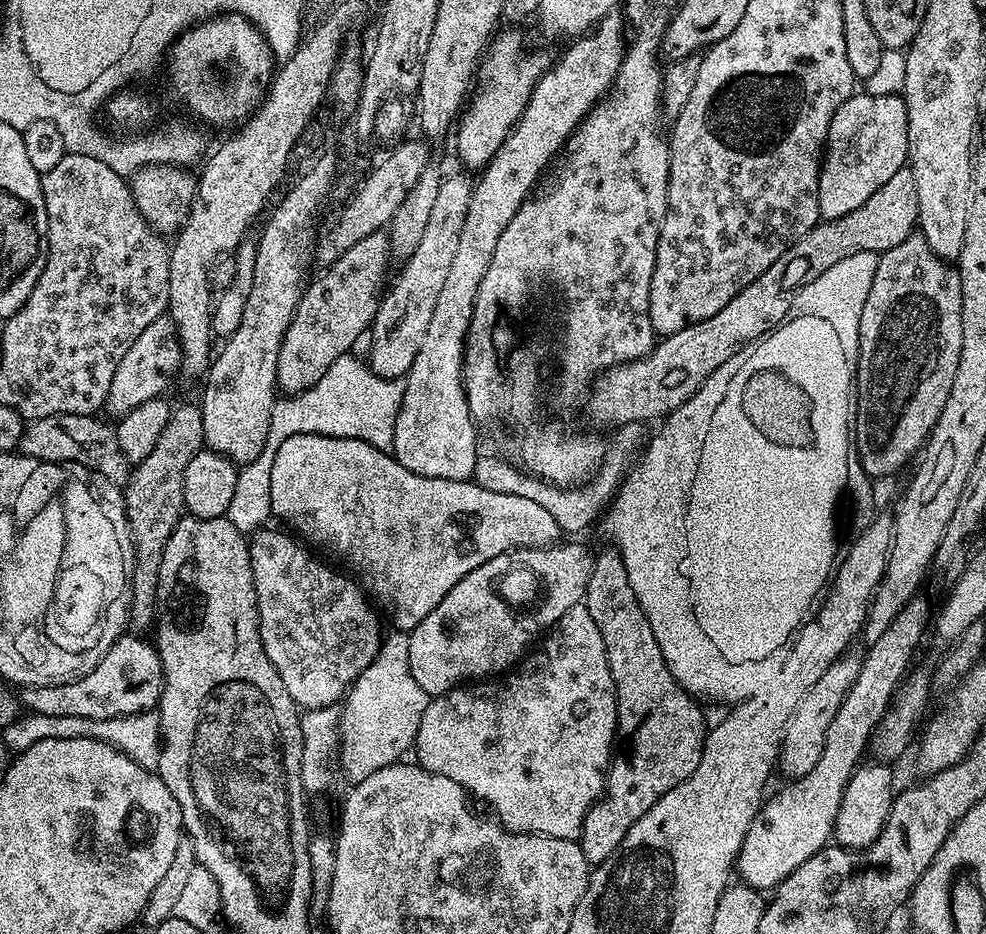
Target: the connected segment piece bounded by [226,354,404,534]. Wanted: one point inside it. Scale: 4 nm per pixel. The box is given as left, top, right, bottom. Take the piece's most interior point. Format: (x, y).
(349, 401)

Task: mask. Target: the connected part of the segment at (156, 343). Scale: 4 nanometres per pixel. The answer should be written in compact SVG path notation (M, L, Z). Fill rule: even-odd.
M165 314L150 322L150 326L146 326L146 330L138 334L138 342L134 342L134 346L126 350L126 358L122 358L118 374L110 384L107 411L110 410L114 417L121 418L144 402L163 397L172 375L180 371L180 340L176 336L176 323L171 316Z

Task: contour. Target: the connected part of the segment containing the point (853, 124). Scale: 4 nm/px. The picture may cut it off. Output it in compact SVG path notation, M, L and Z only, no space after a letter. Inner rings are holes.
M854 94L842 102L830 122L818 178L818 210L824 220L837 220L850 214L850 210L858 210L874 190L886 186L886 182L890 182L890 178L908 164L908 111L903 95L861 95Z

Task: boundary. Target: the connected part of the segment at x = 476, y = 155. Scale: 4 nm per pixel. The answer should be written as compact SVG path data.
M502 32L491 41L490 51L479 62L478 82L480 78L480 85L475 85L474 91L471 93L470 99L458 120L460 133L456 136L454 147L460 153L461 165L468 167L469 164L470 167L476 168L475 170L483 169L484 165L491 160L494 153L502 146L502 142L512 131L514 122L519 120L520 115L524 112L524 107L536 83L539 82L540 77L544 75L550 64L550 60L547 60L540 52L524 53L524 40L518 33Z

